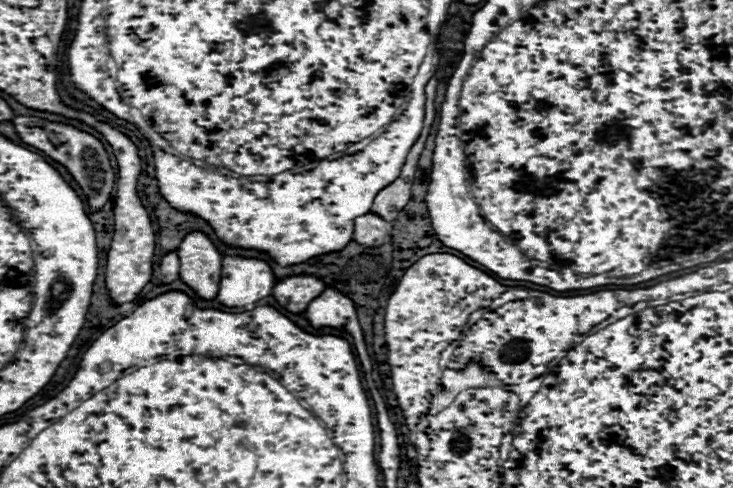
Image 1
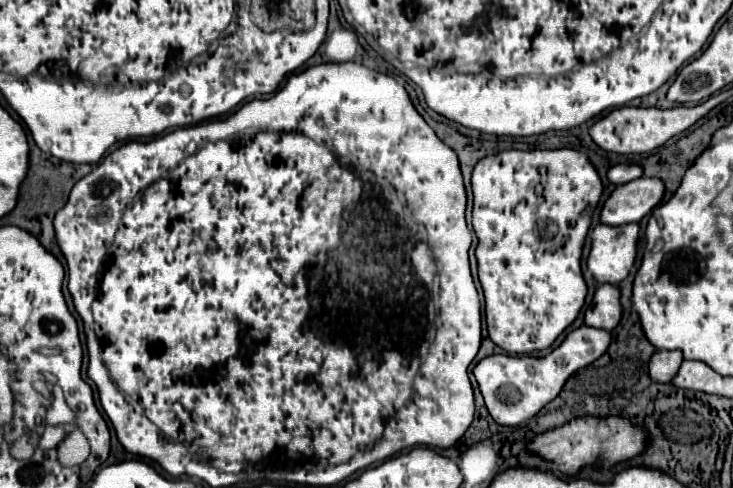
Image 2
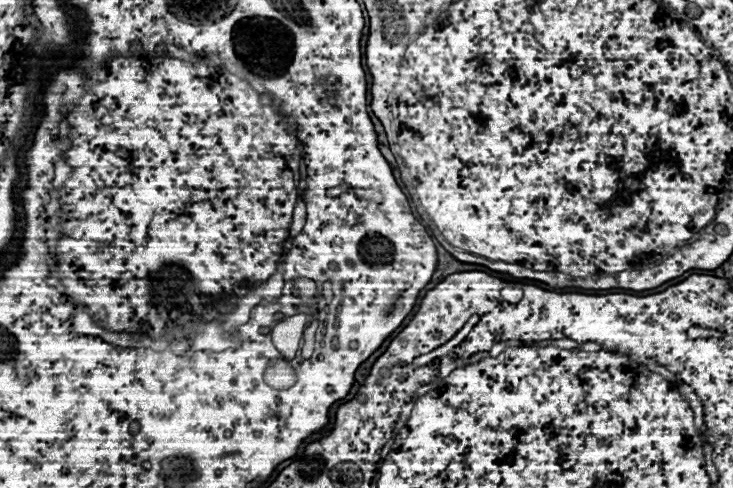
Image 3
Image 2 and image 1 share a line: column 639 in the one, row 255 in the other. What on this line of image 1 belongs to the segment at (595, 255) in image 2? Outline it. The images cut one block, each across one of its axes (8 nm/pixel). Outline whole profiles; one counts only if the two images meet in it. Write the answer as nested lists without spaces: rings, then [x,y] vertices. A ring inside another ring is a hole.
[[[226,254],[216,300],[224,306],[254,306],[272,294],[274,284],[276,276],[266,260]]]

